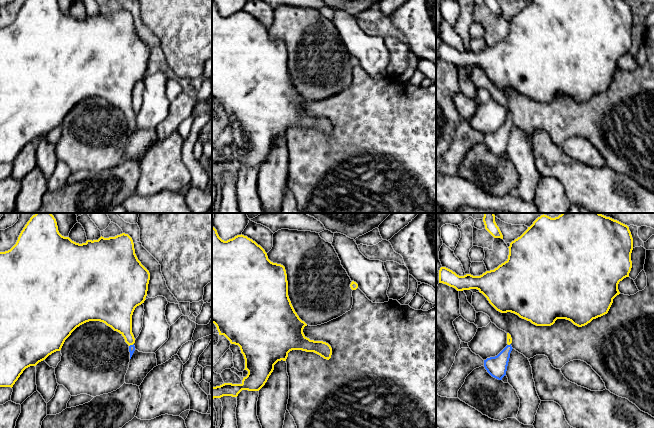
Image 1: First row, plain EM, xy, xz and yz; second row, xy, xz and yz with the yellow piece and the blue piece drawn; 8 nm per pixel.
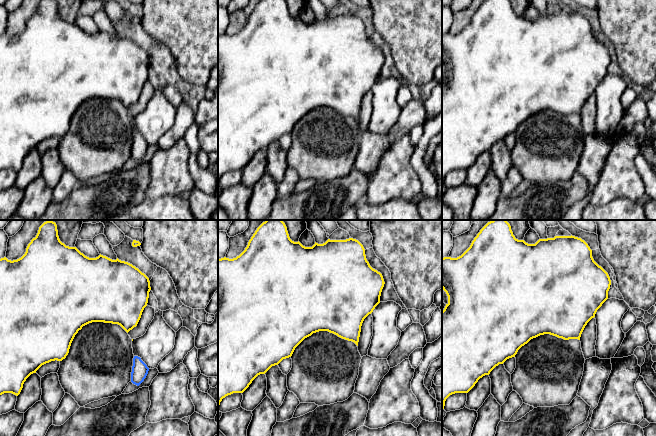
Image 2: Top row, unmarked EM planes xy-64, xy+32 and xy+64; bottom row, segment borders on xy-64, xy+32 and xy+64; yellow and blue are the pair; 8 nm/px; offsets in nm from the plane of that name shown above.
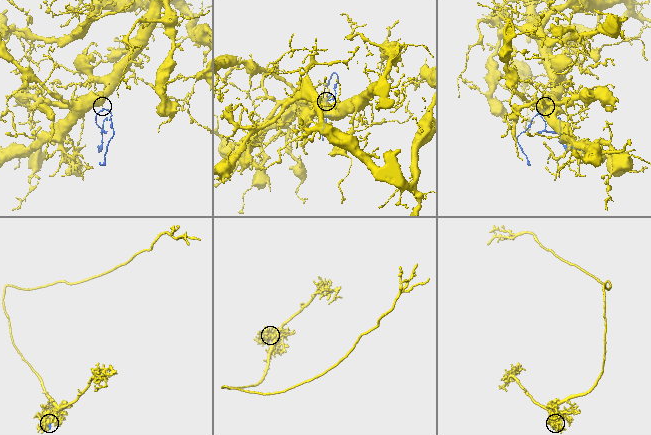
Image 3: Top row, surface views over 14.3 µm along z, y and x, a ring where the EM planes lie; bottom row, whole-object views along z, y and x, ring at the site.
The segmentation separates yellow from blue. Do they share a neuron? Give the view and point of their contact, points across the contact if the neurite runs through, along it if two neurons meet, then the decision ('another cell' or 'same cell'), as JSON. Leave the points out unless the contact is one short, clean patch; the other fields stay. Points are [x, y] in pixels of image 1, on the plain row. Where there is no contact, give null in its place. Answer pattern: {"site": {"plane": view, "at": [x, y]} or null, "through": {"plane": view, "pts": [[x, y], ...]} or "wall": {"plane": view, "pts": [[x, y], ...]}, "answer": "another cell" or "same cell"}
{"site": {"plane": "xy", "at": [131, 120]}, "through": {"plane": "xy", "pts": [[118, 92], [131, 120], [131, 124]]}, "answer": "same cell"}

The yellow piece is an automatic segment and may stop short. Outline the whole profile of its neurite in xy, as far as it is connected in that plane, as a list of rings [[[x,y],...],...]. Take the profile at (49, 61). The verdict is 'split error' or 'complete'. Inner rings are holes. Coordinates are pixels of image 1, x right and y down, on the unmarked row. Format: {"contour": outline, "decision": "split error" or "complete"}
{"contour": [[[26,0],[21,7],[16,20],[8,27],[0,28],[0,163],[13,163],[23,147],[36,142],[45,136],[49,131],[60,127],[65,116],[80,101],[89,97],[100,97],[119,108],[129,121],[130,135],[135,127],[135,114],[132,109],[132,91],[135,84],[146,76],[148,60],[150,56],[149,47],[138,36],[132,14],[125,9],[115,13],[98,16],[87,16],[79,20],[69,13],[62,12],[58,7],[57,0]]], "decision": "split error"}

